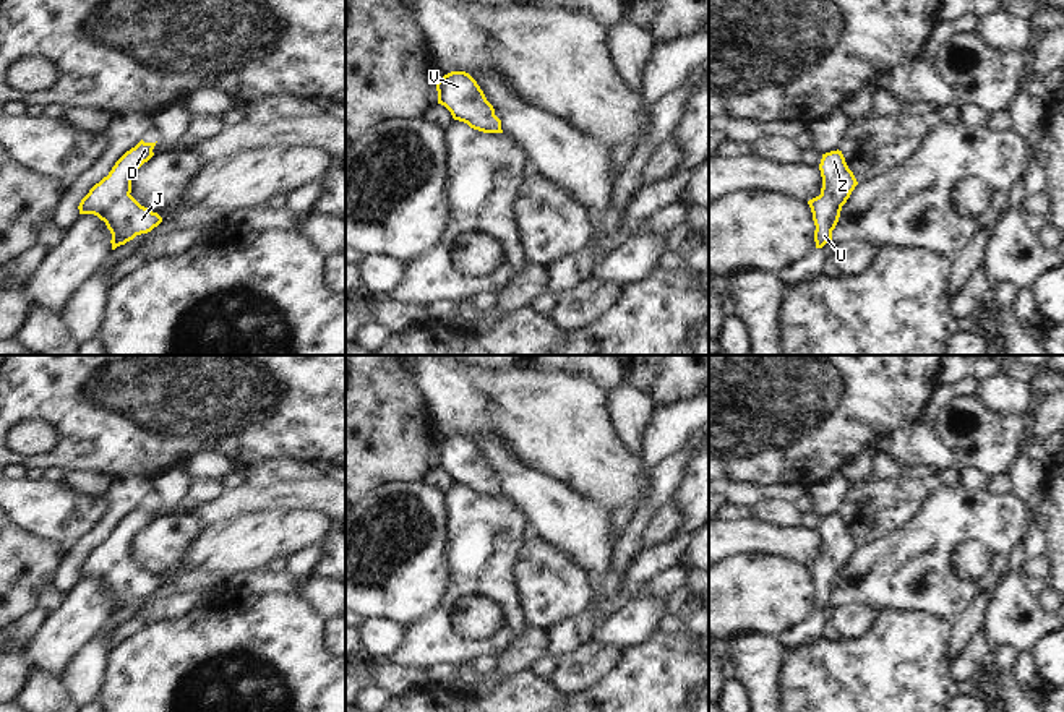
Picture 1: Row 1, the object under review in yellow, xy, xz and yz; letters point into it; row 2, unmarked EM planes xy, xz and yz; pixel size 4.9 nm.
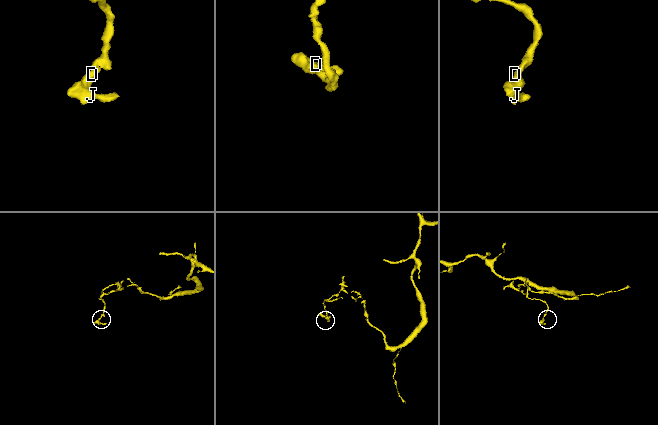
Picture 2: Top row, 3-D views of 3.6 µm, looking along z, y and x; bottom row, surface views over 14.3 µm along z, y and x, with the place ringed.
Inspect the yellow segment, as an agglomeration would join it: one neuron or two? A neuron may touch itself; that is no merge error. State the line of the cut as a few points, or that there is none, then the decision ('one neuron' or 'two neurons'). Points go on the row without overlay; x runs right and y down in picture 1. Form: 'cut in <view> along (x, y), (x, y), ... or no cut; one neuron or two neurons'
no cut; one neuron

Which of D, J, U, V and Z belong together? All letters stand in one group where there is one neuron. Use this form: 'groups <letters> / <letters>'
groups D J U V Z

